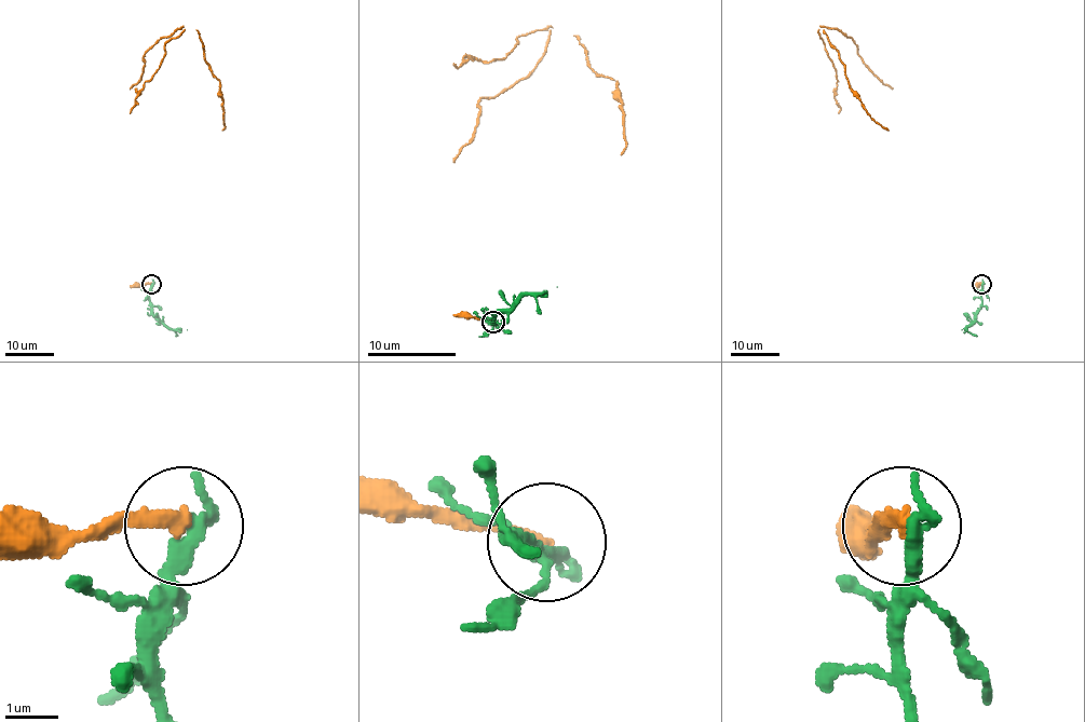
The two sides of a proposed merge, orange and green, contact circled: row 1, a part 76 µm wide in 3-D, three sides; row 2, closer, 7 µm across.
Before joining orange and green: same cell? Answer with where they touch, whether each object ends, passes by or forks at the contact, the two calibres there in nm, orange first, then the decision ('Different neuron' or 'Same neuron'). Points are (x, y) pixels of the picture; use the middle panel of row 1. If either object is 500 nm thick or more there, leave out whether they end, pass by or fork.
Place: (493, 322). At the ring orange ends. At the ring green ends. Thickness 280 nm (orange) against 400 nm. Different neuron

